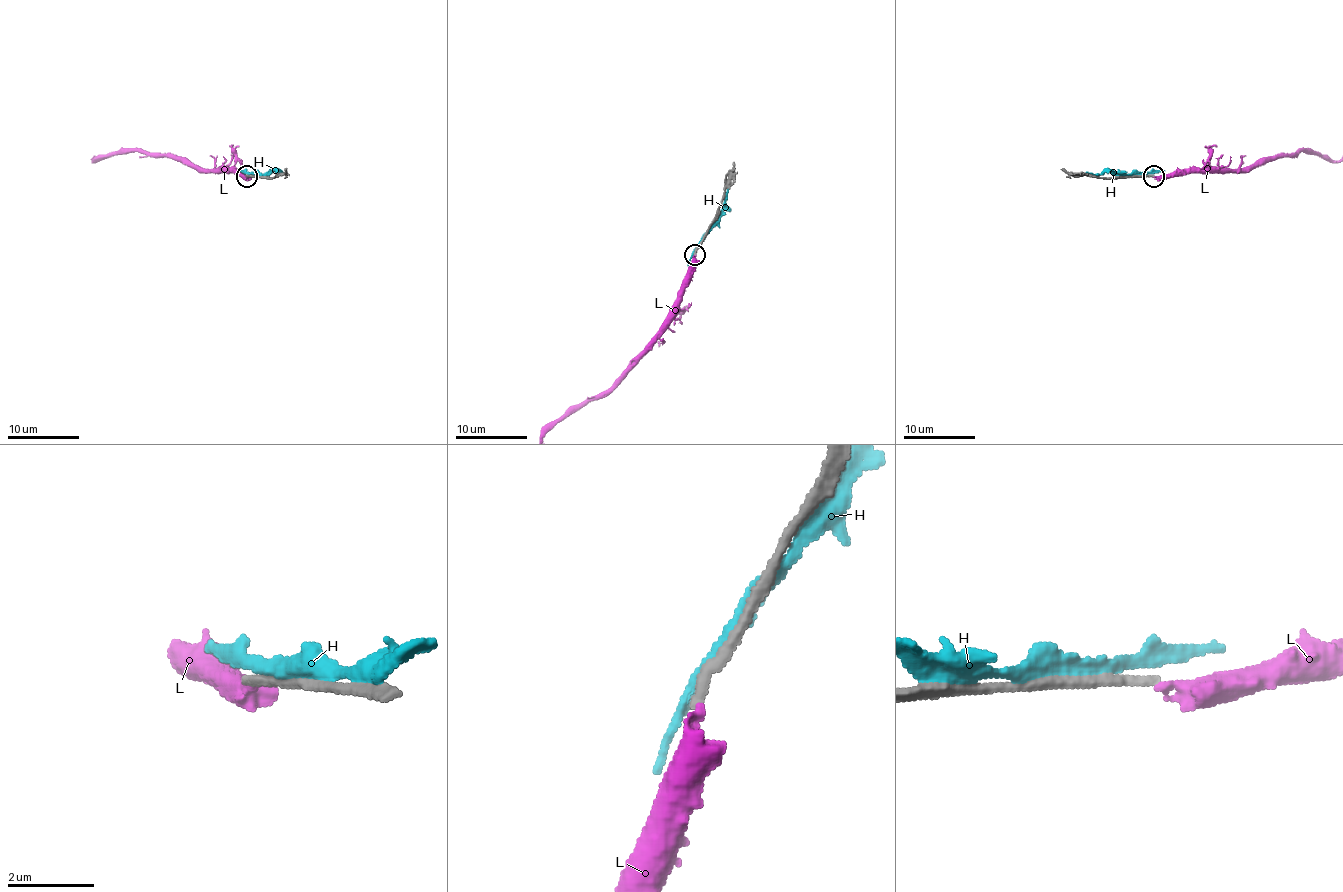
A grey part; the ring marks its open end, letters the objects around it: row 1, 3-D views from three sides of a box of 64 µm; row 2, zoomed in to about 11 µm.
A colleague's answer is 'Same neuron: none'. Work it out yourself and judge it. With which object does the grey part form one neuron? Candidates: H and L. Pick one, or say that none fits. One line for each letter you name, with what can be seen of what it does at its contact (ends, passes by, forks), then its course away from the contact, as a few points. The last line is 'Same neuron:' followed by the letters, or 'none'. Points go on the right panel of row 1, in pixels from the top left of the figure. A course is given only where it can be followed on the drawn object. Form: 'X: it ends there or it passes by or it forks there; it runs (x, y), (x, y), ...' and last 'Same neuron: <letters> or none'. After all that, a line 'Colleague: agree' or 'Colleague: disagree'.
Same neuron: none
Colleague: agree

